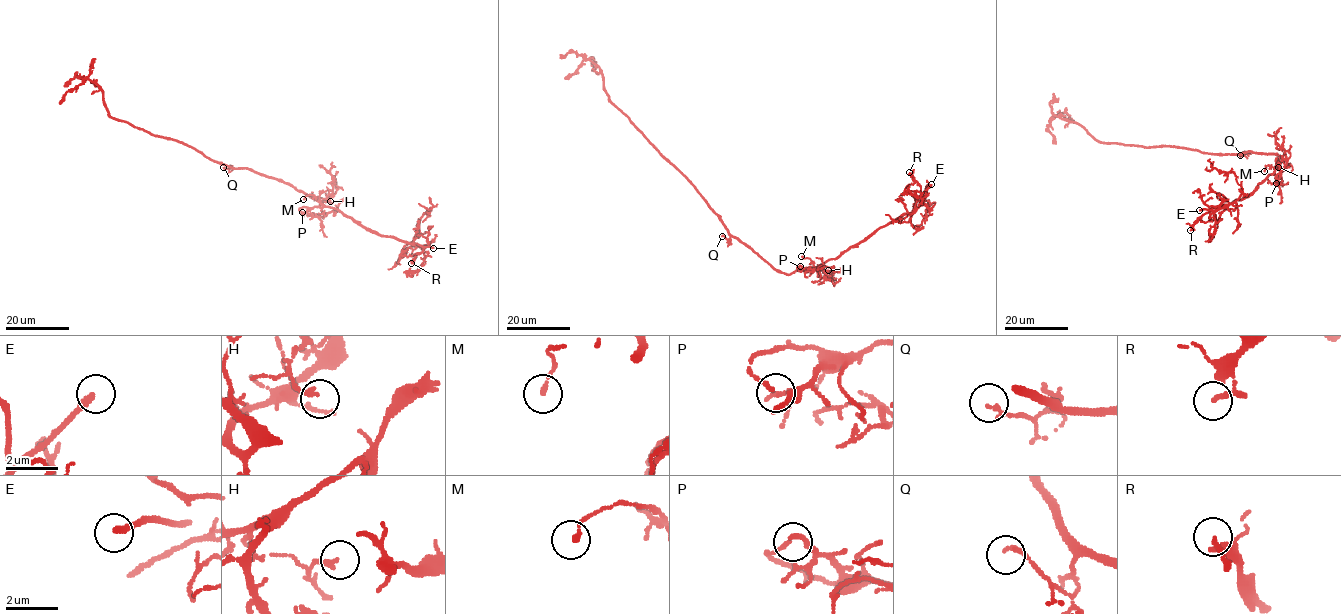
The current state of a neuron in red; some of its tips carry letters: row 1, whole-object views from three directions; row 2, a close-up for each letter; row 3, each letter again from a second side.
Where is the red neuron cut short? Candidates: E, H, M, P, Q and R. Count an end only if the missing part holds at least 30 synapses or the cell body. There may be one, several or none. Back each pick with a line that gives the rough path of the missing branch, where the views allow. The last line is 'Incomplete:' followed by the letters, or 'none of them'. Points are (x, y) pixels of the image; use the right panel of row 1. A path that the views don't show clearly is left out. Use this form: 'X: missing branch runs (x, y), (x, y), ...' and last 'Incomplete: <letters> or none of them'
E: missing branch runs (1199, 210), (1189, 215), (1188, 212), (1193, 208), (1210, 209), (1225, 198), (1239, 199), (1243, 203)
Incomplete: E

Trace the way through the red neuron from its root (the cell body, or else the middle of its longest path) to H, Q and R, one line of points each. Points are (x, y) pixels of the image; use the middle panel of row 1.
H: (738, 240), (774, 268), (786, 274), (819, 265), (817, 274), (830, 279), (824, 272), (828, 270)
Q: (738, 240), (731, 236), (729, 241), (722, 236)
R: (738, 240), (786, 274), (818, 267), (912, 213), (919, 204), (921, 188), (909, 172)

